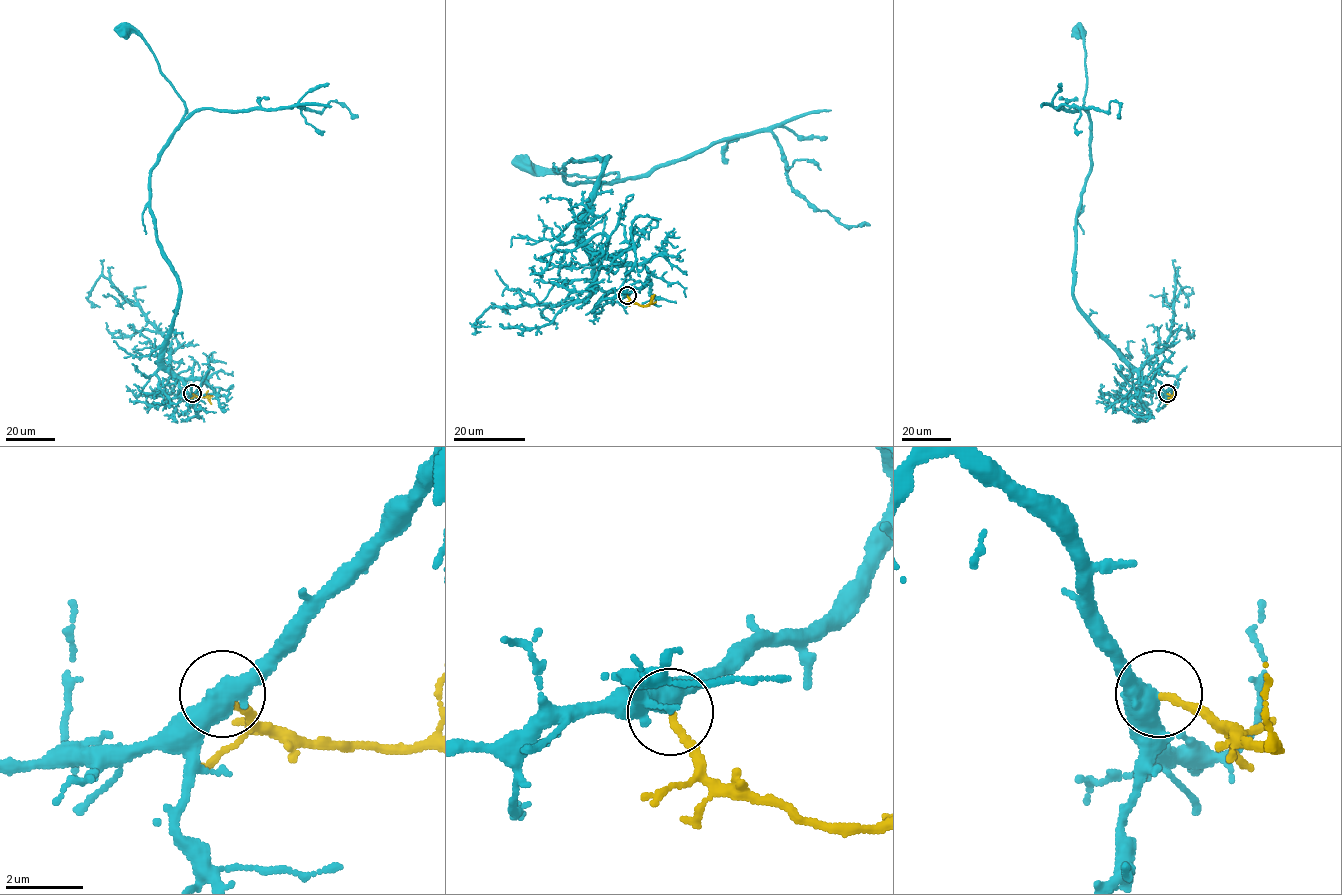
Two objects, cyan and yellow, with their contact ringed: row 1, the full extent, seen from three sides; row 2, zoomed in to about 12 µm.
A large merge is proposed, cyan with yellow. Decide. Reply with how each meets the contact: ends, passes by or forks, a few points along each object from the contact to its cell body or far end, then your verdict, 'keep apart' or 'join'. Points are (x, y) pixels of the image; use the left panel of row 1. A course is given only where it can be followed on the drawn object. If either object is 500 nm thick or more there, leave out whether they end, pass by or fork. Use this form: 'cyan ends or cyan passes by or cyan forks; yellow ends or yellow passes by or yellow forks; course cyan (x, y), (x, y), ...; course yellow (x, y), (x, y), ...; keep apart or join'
course cyan (193, 393), (207, 379), (162, 361), (179, 281), (150, 209), (150, 173), (186, 109), (124, 29); course yellow (193, 393), (206, 397), (211, 404); join

